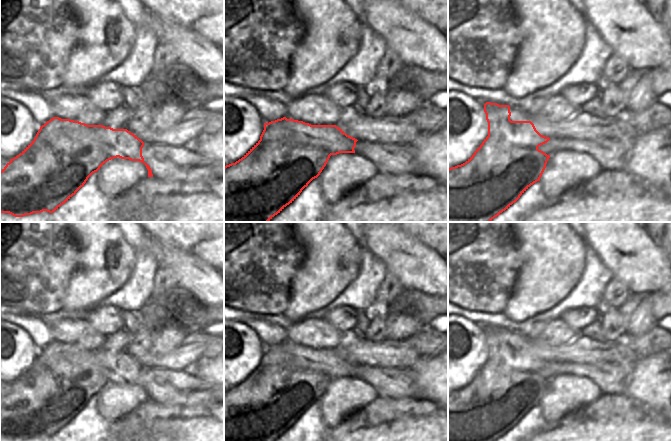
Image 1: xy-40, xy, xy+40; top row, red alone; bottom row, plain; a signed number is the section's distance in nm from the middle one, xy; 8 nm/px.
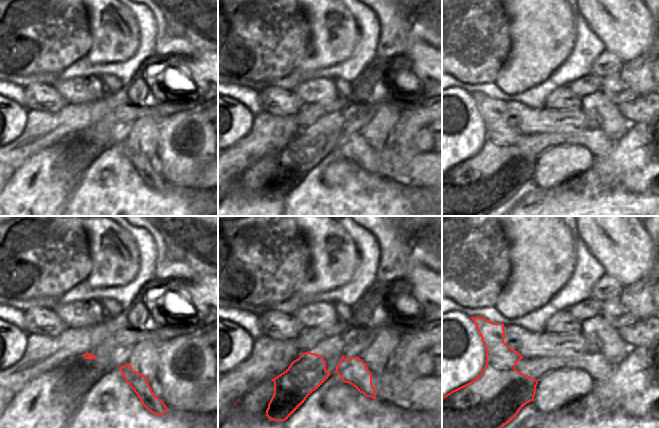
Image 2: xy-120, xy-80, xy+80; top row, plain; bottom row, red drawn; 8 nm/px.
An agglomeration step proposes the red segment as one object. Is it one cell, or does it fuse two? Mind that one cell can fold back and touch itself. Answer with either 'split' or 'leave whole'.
split

